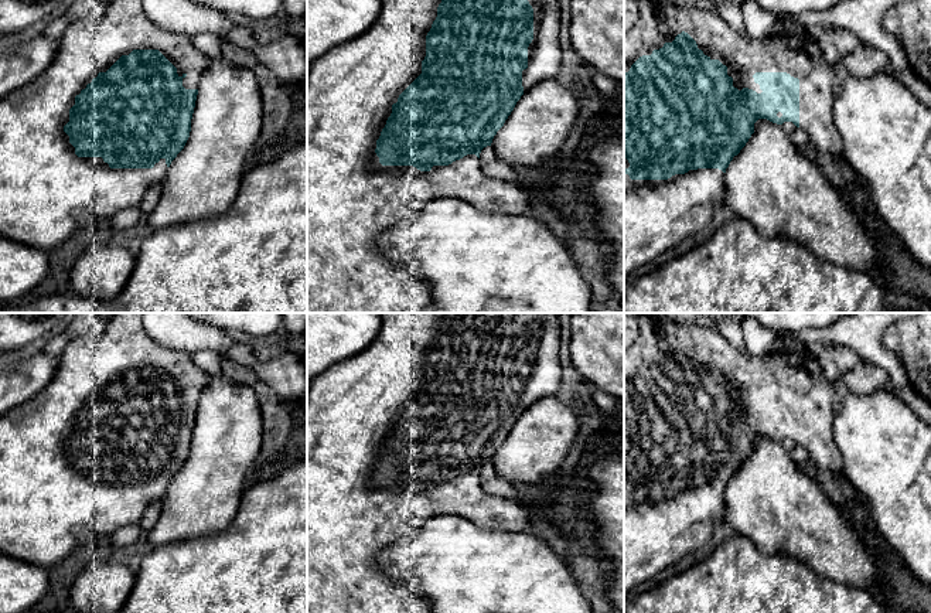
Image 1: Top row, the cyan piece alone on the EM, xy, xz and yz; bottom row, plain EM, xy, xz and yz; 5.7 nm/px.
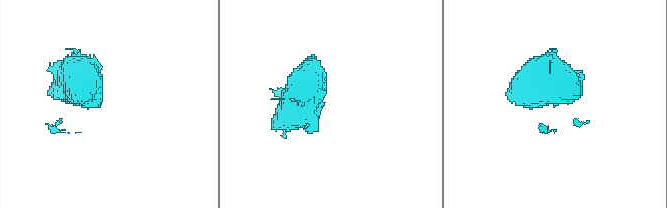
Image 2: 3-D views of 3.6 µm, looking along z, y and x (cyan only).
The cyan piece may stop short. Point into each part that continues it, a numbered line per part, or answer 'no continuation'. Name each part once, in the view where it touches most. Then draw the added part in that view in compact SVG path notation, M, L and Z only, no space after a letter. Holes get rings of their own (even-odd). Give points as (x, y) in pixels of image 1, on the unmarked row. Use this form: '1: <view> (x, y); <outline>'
1: xy (47, 510); M113 313L105 331L98 337L81 337L69 341L59 355L59 367L50 384L24 405L0 416L0 552L44 569L65 561L76 549L93 539L112 535L122 527L140 522L151 503L164 500L168 484L160 476L153 486L110 486L102 474L78 474L64 443L69 439L69 426L75 413L98 394L106 389L122 372L133 367L158 367L183 395L185 406L198 406L209 375L201 369L192 355L173 350L153 340L144 330L141 313Z

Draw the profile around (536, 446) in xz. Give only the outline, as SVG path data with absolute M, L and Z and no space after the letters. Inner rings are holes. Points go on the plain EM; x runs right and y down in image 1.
M556 395L528 406L497 449L491 463L497 477L542 487L562 469L579 433L574 412Z

